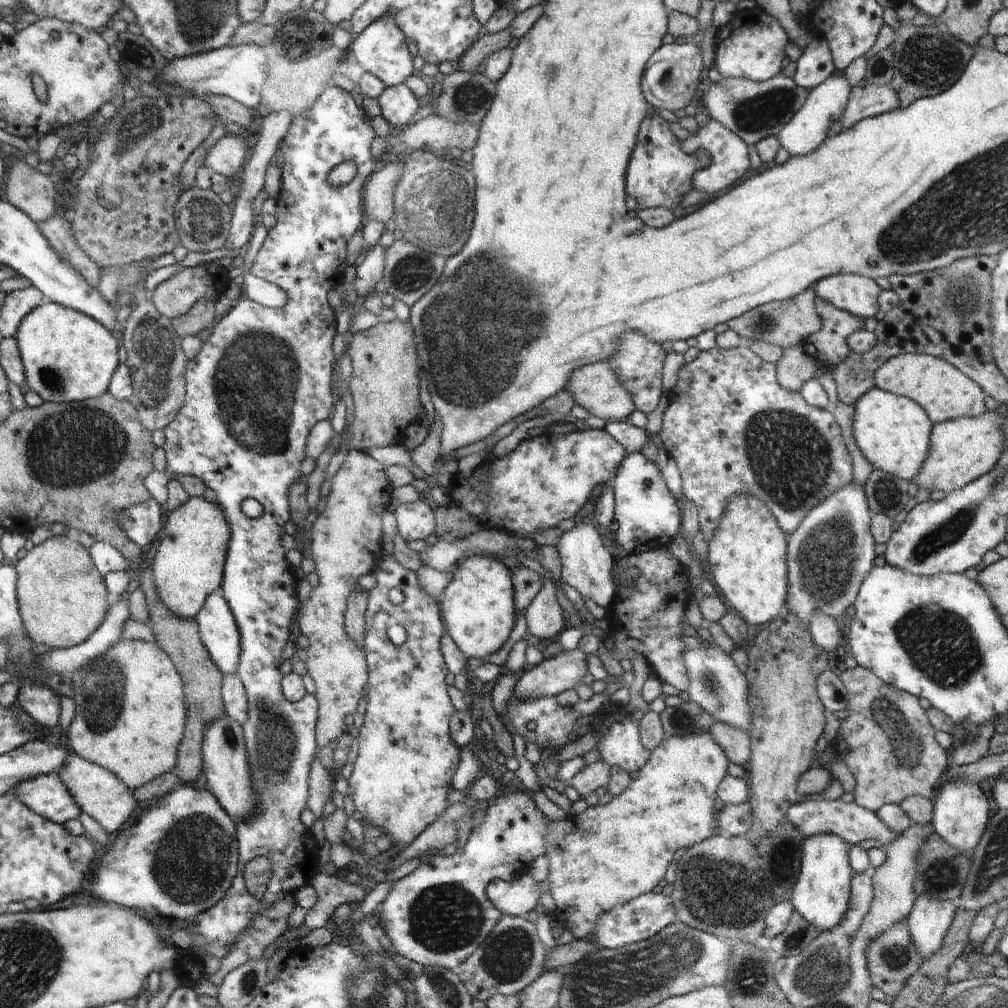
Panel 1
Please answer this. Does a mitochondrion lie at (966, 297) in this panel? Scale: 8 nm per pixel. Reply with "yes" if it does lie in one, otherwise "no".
yes

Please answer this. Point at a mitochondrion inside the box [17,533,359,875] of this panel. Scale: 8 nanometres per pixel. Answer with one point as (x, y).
(278, 740)

